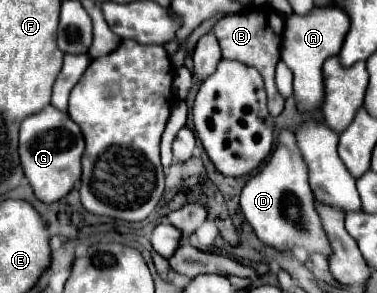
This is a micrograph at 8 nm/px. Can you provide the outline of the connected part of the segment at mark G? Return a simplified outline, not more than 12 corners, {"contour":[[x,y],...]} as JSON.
{"contour":[[52,104],[20,124],[20,166],[44,204],[80,180],[84,136]]}

